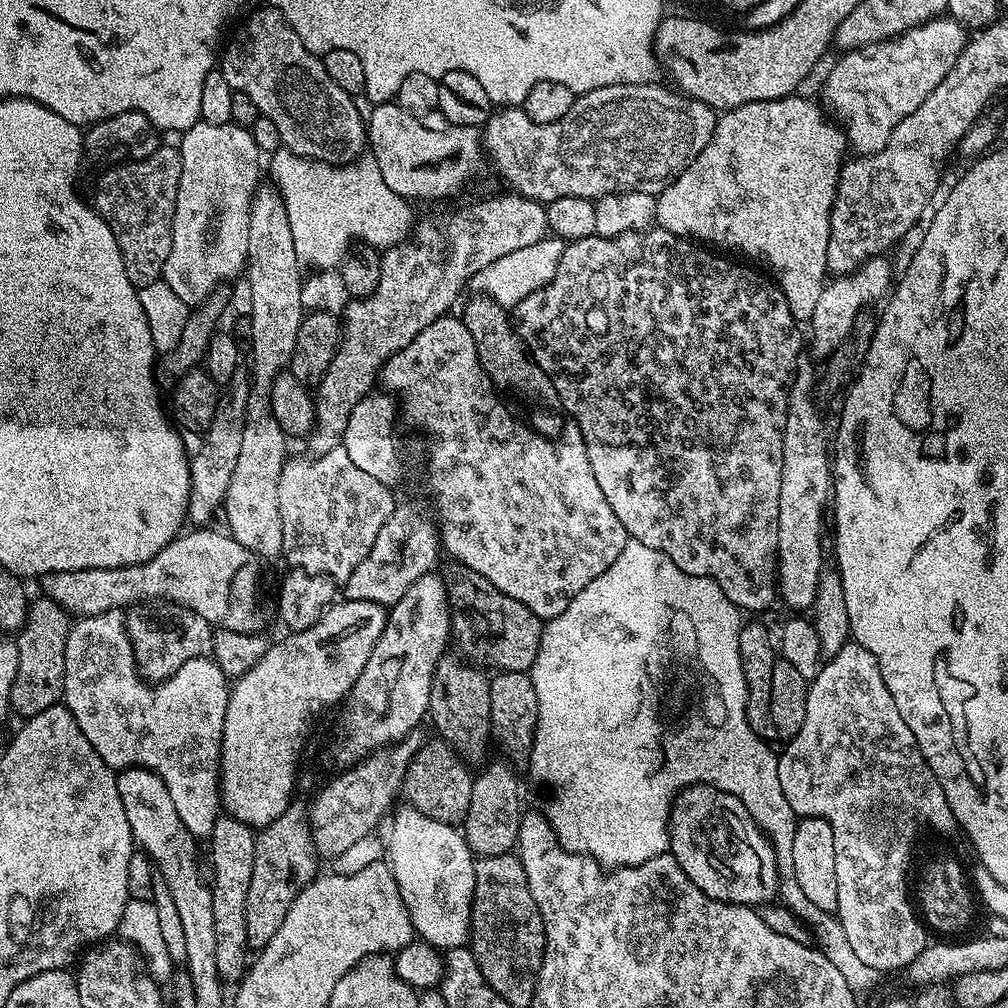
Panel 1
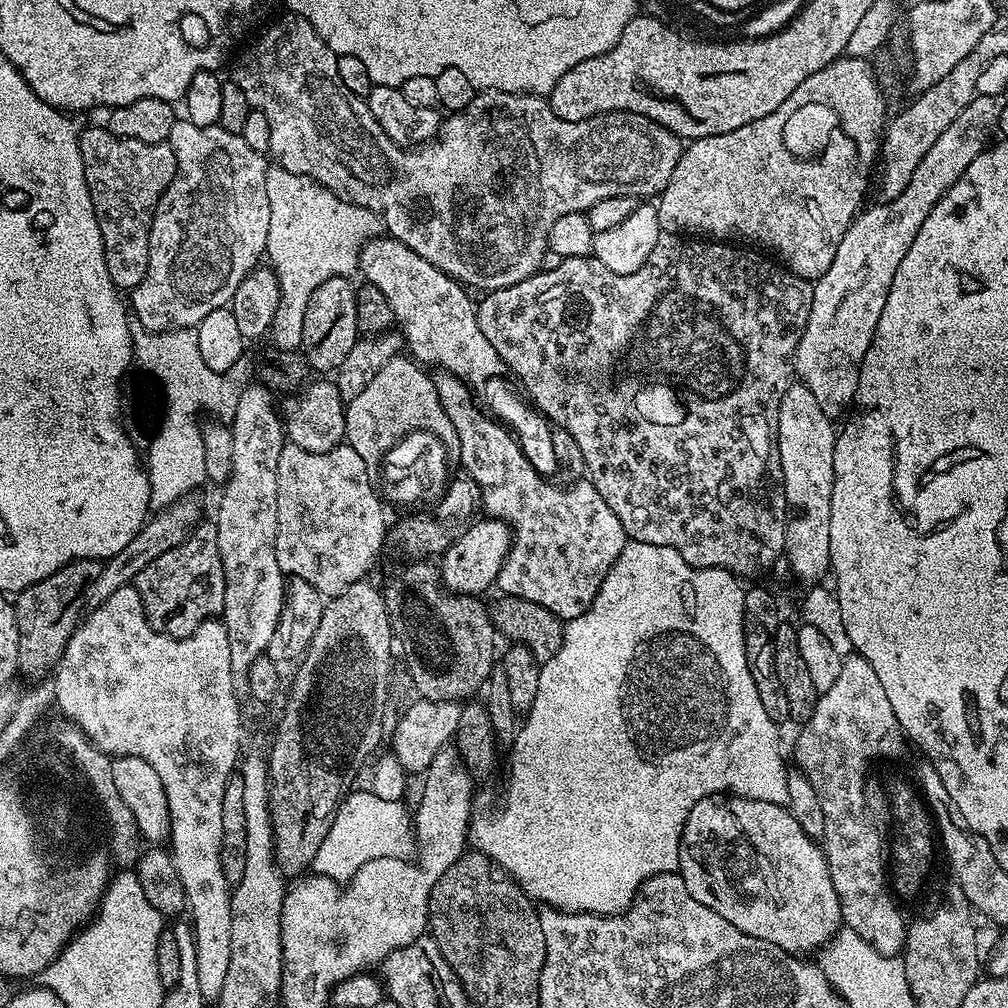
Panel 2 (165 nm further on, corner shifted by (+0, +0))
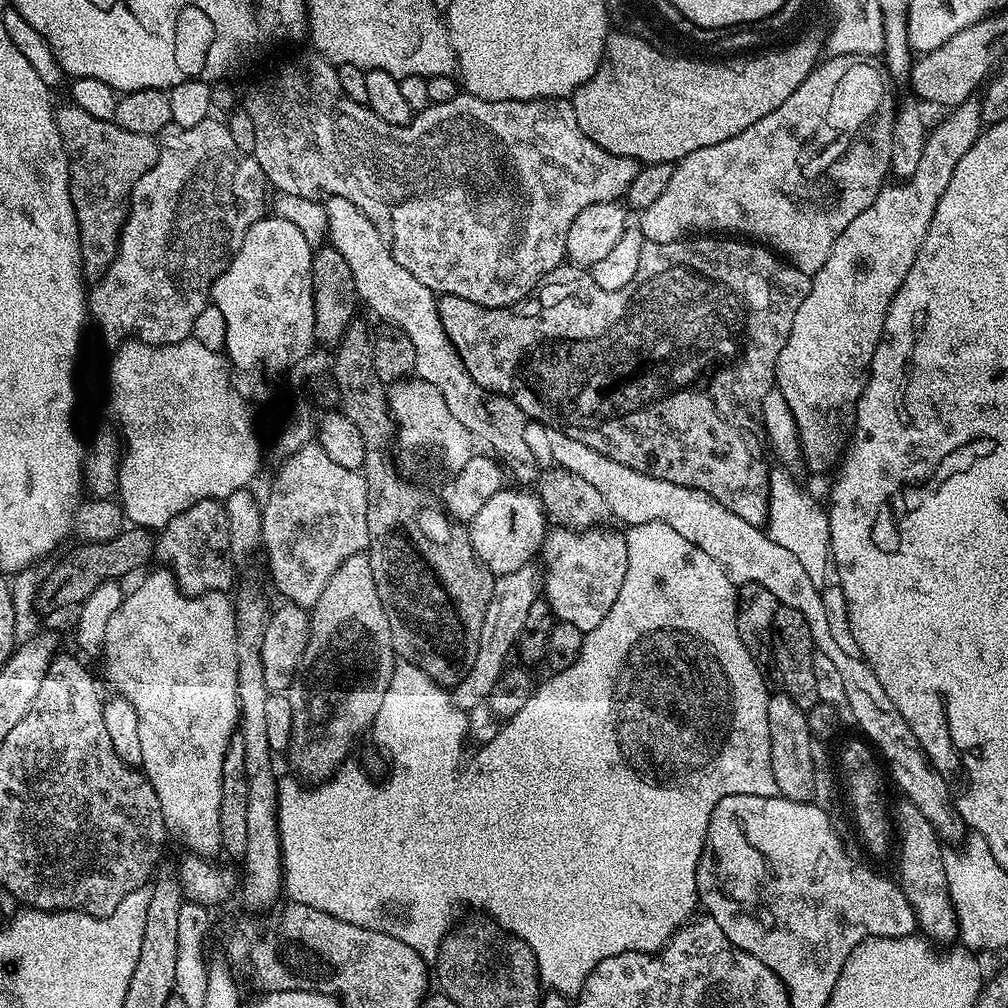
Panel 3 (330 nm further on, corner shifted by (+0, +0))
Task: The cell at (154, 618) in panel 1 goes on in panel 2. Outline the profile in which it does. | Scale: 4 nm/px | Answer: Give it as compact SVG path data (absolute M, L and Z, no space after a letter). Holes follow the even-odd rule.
M200 522L184 541L174 546L174 550L158 554L154 562L146 565L136 576L134 587L140 594L144 613L152 629L181 640L194 634L204 620L219 617L223 613L228 575L222 566L215 523Z

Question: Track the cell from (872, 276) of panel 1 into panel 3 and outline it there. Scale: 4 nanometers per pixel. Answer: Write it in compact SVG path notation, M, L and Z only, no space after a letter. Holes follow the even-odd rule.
M973 98L967 100L965 104L958 104L955 108L947 113L948 117L927 133L925 142L925 150L922 154L922 160L915 170L912 177L905 179L903 182L896 182L891 186L881 188L878 198L874 198L874 202L870 206L866 206L866 210L862 210L862 214L858 214L858 218L854 218L854 222L850 222L850 226L846 226L846 230L842 230L842 234L838 238L838 242L834 242L834 250L830 250L830 258L826 258L826 266L822 266L822 270L818 270L812 276L812 285L810 286L810 294L806 294L806 302L802 302L802 306L798 306L798 314L794 314L794 326L790 330L790 338L788 345L782 350L782 354L776 363L776 382L775 387L784 395L788 405L792 407L792 417L796 423L796 429L800 435L800 447L803 455L806 457L806 464L813 468L814 471L820 472L823 468L828 468L832 463L835 465L837 461L843 457L851 439L852 430L856 427L856 404L860 401L860 396L864 392L866 383L865 373L867 373L876 348L880 345L884 334L884 319L888 313L890 302L898 294L898 290L902 286L902 282L906 278L906 274L910 270L910 266L914 266L914 258L918 254L918 250L922 246L922 242L926 238L926 234L932 225L938 204L942 198L942 194L946 194L946 186L950 186L950 178L954 178L954 168L958 166L958 162L962 162L962 154L966 154L966 150L970 150L970 146L974 146L974 142L980 137L982 129L985 127L986 121L980 117L980 108L982 112L982 104L979 99Z

